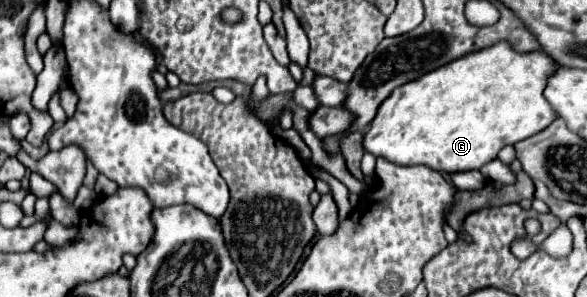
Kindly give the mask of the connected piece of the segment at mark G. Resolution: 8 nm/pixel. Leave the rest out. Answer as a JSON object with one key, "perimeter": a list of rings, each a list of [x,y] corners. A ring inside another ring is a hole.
{"perimeter":[[[494,44],[482,52],[462,56],[428,72],[426,76],[420,76],[418,80],[412,80],[410,84],[394,88],[390,98],[380,104],[374,120],[370,122],[370,130],[364,134],[362,146],[376,158],[386,158],[392,164],[424,164],[442,174],[480,170],[484,164],[494,160],[504,146],[516,144],[544,130],[556,118],[554,110],[542,96],[546,78],[554,72],[554,68],[556,62],[548,54],[540,50],[518,54],[510,48],[510,44]]]}

